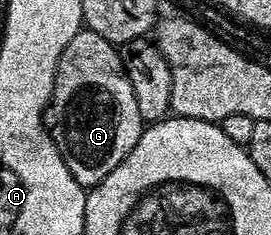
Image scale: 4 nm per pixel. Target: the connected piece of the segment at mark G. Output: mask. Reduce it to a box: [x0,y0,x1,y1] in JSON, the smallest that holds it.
[44,28,144,188]

